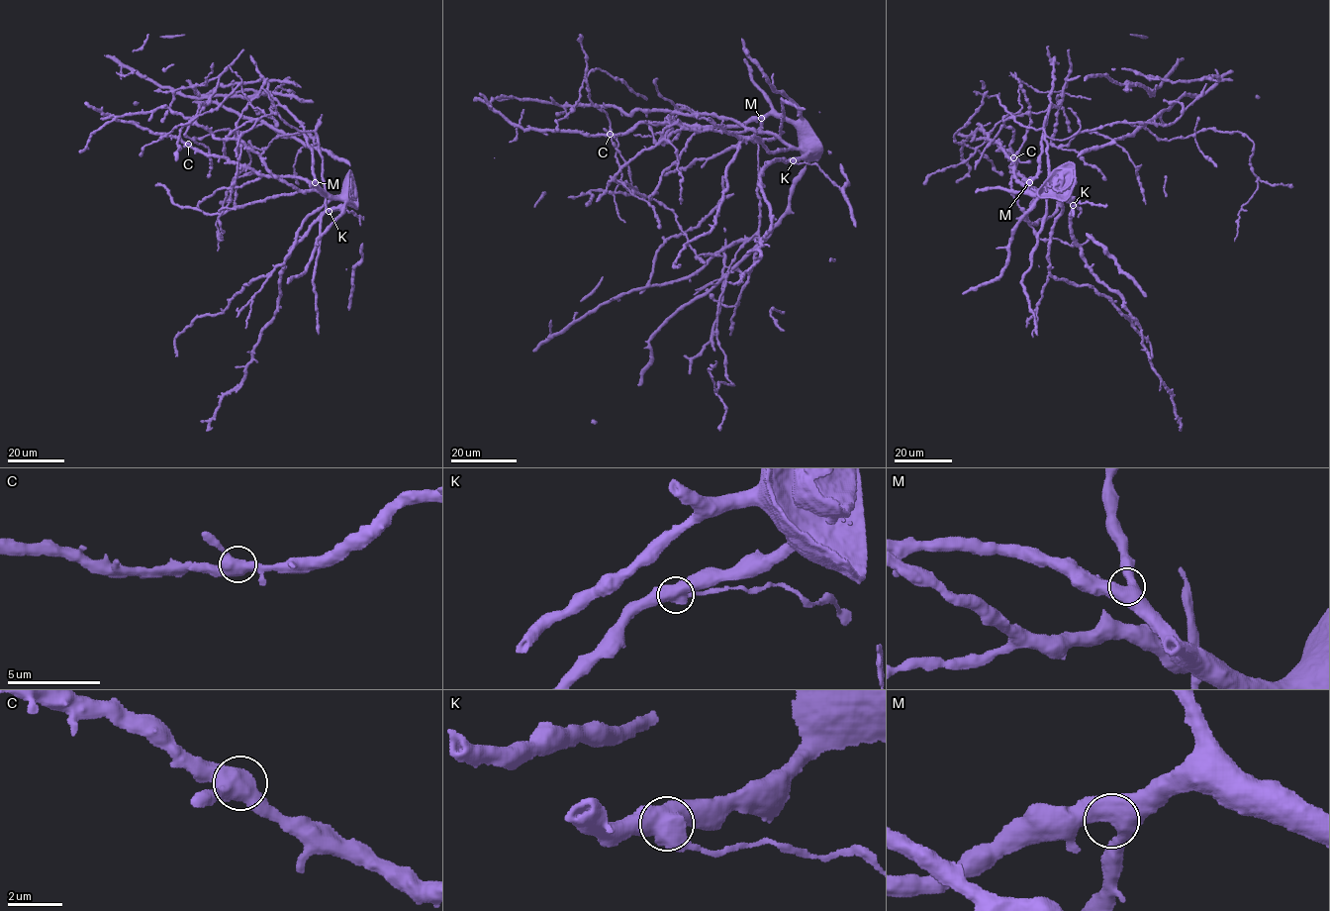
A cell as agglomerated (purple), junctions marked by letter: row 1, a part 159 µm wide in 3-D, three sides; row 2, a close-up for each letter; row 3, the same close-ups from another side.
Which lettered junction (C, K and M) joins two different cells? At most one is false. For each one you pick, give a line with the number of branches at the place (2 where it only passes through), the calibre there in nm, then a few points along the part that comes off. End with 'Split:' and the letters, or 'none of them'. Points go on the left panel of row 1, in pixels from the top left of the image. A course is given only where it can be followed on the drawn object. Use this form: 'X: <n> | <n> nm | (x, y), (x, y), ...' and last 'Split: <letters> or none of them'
Split: none of them

